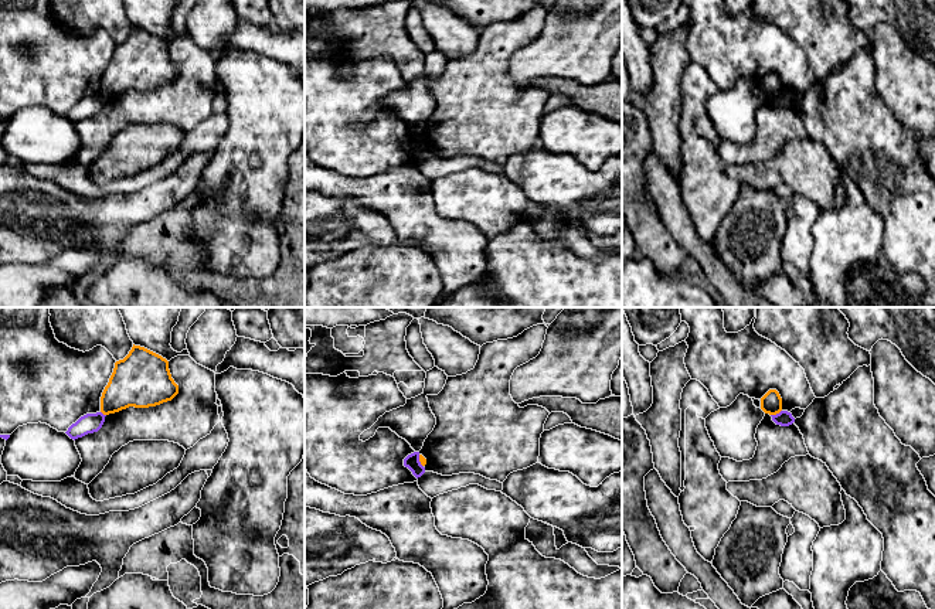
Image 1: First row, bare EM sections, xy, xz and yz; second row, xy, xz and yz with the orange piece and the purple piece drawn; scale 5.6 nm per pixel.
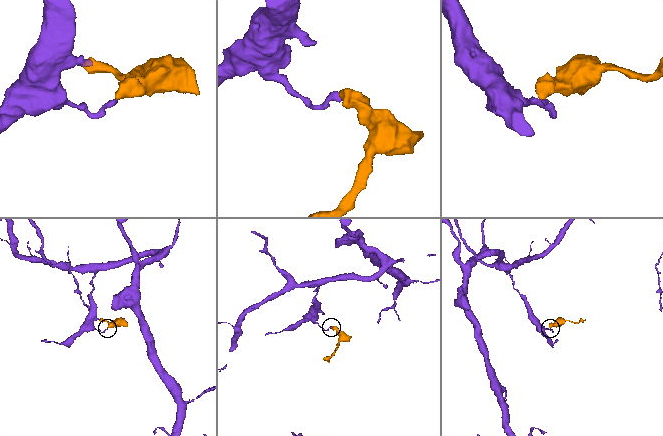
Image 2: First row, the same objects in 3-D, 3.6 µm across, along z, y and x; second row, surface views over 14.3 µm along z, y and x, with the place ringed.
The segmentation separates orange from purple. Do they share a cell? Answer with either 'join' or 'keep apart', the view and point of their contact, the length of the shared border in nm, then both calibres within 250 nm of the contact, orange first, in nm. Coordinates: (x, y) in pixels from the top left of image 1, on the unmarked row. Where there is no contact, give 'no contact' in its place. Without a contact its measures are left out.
keep apart; contact yz (775, 97); length 70 nm; calibres 120 and 90 nm

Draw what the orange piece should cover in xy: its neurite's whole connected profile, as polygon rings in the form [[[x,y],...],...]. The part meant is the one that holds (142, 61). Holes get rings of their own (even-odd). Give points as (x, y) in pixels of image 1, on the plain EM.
[[[135,28],[129,37],[115,45],[113,55],[101,79],[101,95],[115,96],[129,89],[149,91],[171,84],[178,76],[178,68],[171,61],[169,44],[162,38]]]

